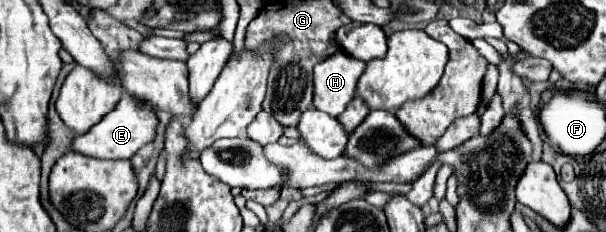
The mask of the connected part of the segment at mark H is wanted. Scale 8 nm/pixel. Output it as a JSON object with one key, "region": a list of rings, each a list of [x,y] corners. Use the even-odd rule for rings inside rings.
{"region":[[[343,50],[319,62],[313,70],[313,106],[337,118],[357,94],[357,80],[365,72],[365,66],[365,62],[351,58]]]}

